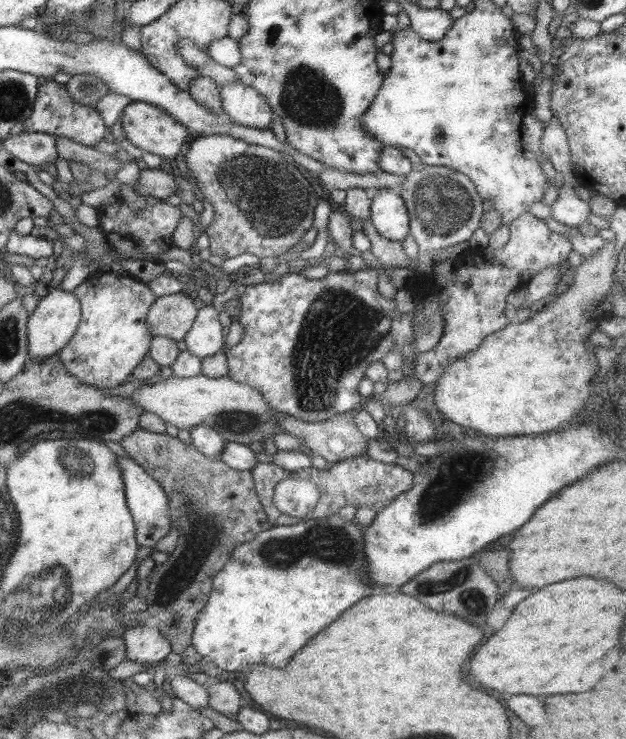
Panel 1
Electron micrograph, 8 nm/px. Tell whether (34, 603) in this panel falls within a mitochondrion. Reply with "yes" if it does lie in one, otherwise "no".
yes

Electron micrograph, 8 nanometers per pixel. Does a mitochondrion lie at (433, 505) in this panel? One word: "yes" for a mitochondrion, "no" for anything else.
yes

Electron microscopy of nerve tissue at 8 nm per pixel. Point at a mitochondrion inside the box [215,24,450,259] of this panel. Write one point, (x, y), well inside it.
(308, 98)

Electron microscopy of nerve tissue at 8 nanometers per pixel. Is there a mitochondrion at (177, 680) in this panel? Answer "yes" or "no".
no

